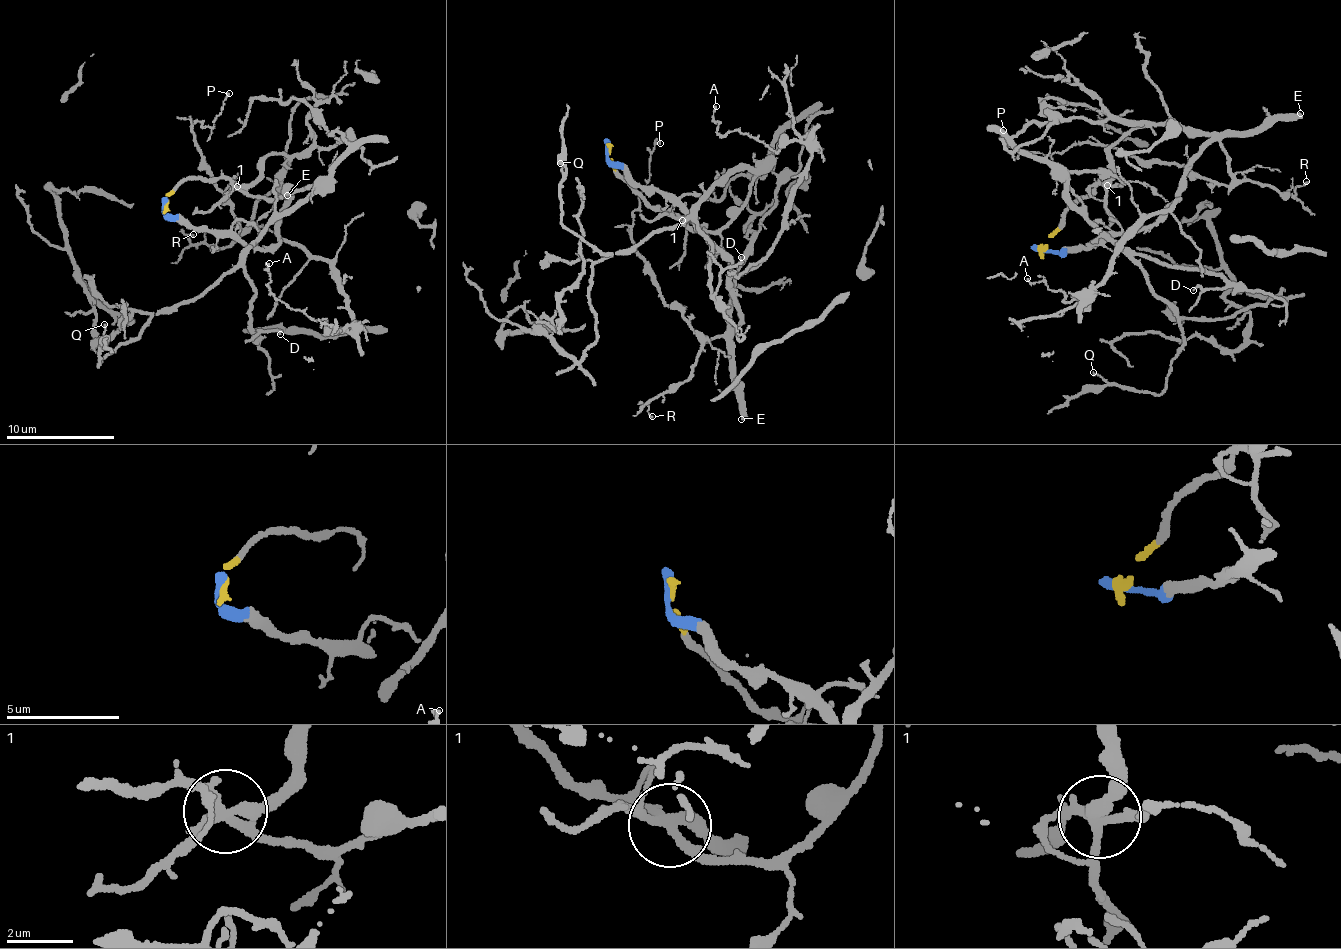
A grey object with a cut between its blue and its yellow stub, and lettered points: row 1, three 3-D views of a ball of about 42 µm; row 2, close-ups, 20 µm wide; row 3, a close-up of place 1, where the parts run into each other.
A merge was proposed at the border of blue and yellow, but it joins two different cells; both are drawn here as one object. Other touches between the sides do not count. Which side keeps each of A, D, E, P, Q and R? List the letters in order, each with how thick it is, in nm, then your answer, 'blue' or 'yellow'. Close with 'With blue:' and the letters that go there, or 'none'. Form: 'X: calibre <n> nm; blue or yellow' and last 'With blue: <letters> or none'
A: calibre 150 nm; blue
D: calibre 170 nm; yellow
E: calibre 440 nm; blue
P: calibre 140 nm; blue
Q: calibre 140 nm; yellow
R: calibre 120 nm; blue
With blue: A, E, P, R

